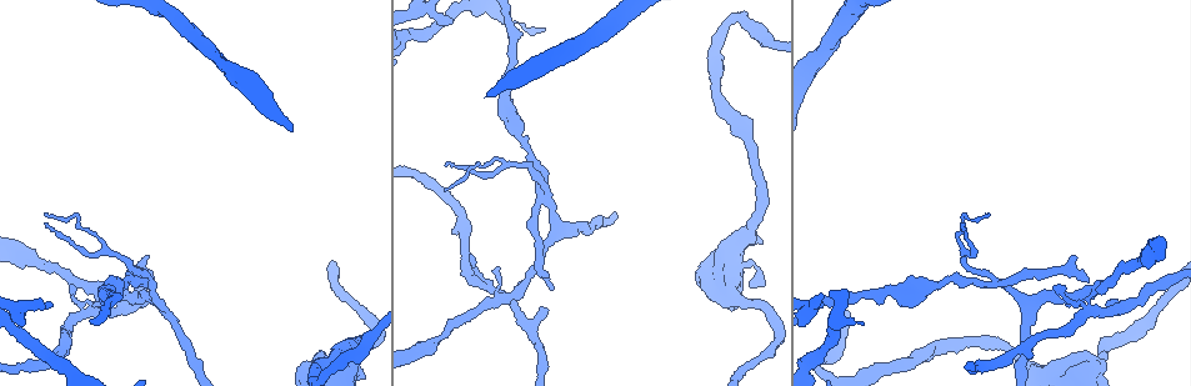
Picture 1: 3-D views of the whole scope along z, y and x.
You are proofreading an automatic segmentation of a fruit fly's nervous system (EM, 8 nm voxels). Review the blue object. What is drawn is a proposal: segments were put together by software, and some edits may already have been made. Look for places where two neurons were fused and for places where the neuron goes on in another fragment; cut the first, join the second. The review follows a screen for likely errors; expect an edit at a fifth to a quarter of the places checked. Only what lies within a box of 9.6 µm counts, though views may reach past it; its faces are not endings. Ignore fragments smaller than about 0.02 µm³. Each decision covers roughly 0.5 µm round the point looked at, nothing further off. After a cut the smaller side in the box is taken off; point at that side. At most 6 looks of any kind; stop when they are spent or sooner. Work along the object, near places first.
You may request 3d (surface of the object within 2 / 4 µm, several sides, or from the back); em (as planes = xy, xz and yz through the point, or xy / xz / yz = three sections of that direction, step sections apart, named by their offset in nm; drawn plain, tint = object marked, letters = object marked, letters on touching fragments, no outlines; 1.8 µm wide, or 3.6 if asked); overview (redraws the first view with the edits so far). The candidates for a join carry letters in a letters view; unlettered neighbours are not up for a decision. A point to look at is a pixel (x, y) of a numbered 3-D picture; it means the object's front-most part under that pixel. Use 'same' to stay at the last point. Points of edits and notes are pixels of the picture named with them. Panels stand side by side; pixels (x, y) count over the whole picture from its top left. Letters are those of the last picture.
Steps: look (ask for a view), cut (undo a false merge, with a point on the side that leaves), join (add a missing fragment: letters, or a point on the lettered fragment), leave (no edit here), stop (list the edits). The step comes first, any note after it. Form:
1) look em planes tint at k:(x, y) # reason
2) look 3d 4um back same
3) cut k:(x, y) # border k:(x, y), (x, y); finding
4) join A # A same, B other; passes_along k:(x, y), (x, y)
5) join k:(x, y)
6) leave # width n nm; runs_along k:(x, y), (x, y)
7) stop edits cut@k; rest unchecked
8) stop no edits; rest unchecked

look em planes letters at 1:(332, 370) # abrupt turn

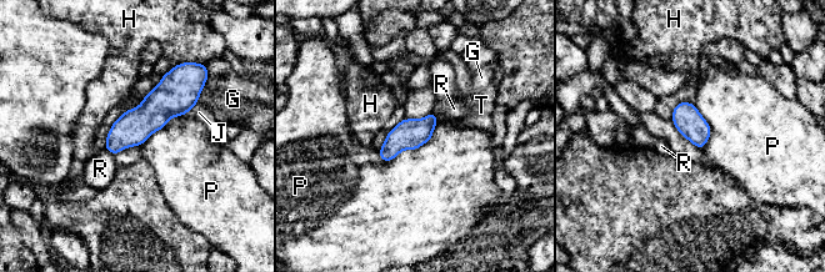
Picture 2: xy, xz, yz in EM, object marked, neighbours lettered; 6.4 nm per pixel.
leave # longest_contact P 480 nm; G other, H other, J other, P other, R other, T other; border 2:(438, 115), (425, 142), (380, 160); all the same neuron

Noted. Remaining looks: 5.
look 3d 4um at 1:(821, 306)

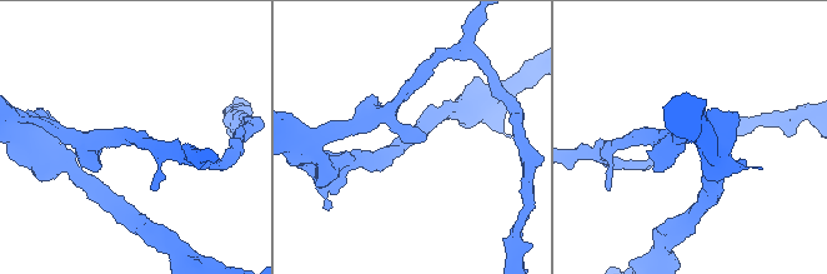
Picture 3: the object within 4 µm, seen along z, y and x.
look em planes letters at 3:(423, 140) # need the tissue

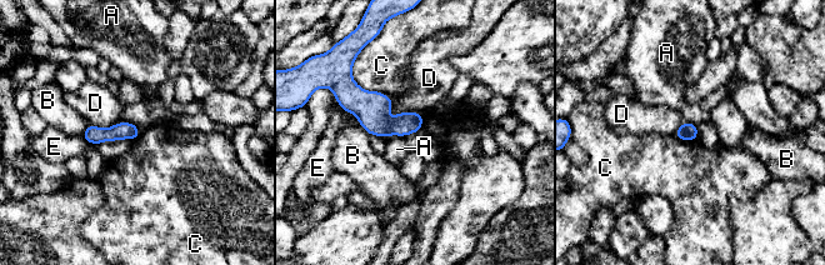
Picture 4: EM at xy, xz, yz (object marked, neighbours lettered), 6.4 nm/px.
leave # A other, B other, C other, D other, E other; border 4:(350, 73), (364, 89), (386, 96); no lettered fragment goes on from it

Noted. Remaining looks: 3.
look 3d 4um at 1:(993, 284) # four or more arms meet

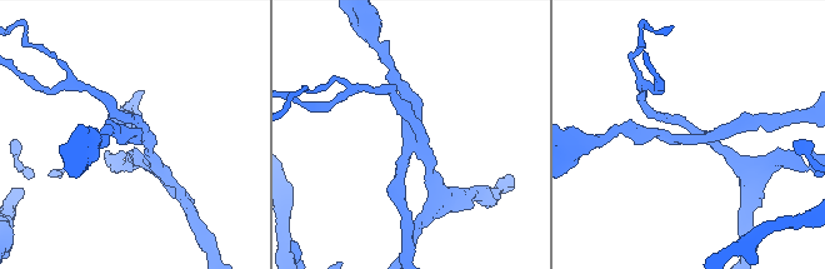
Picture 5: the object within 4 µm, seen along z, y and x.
look em xz step 4 letters at 5:(695, 140) # arms 4; shape alone is not enough

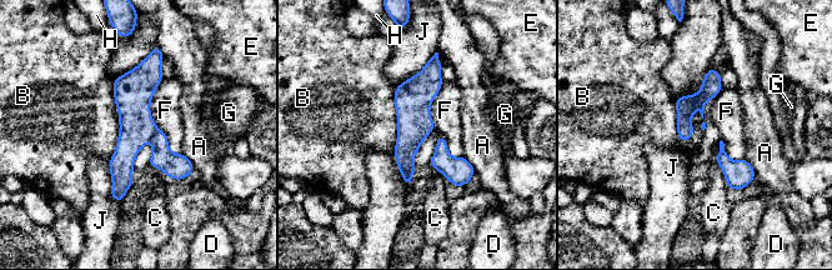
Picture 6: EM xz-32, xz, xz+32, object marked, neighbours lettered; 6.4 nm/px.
look em planes letters same # another direction

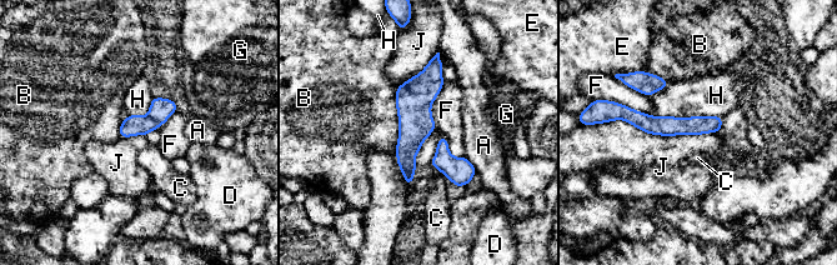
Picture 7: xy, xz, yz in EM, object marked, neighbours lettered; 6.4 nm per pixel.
cut 7:(133, 125) # longest_contact J 700 nm; A other, B other, C other, D other, E other, F other, G other, H other, J other; part_leaving 7:(436, 59), (414, 98), (407, 180); a second neuron is stuck on

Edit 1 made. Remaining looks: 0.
stop edits cut@7; rest unchecked

